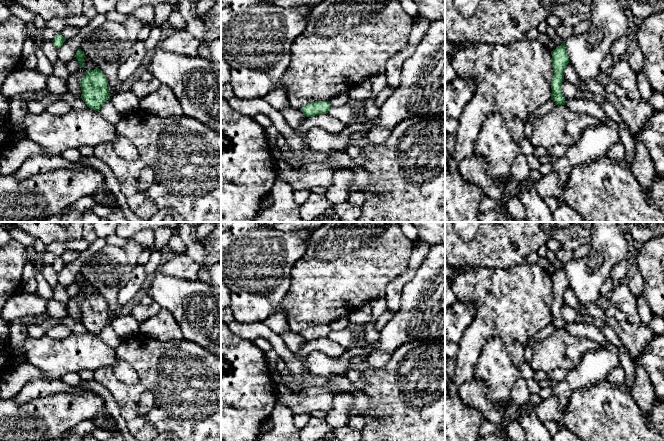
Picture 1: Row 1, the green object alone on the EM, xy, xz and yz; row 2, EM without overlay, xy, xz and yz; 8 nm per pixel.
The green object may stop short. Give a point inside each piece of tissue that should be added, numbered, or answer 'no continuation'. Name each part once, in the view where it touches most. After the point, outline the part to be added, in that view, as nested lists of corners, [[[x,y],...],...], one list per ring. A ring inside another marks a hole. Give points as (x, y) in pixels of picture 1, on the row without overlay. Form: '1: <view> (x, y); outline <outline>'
no continuation

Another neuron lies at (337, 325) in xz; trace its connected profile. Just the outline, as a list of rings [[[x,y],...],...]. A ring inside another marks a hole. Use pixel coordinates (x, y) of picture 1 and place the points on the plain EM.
[[[342,317],[342,318],[339,318],[338,320],[333,321],[329,326],[331,331],[340,331],[348,327],[349,322],[350,320],[348,317]]]

